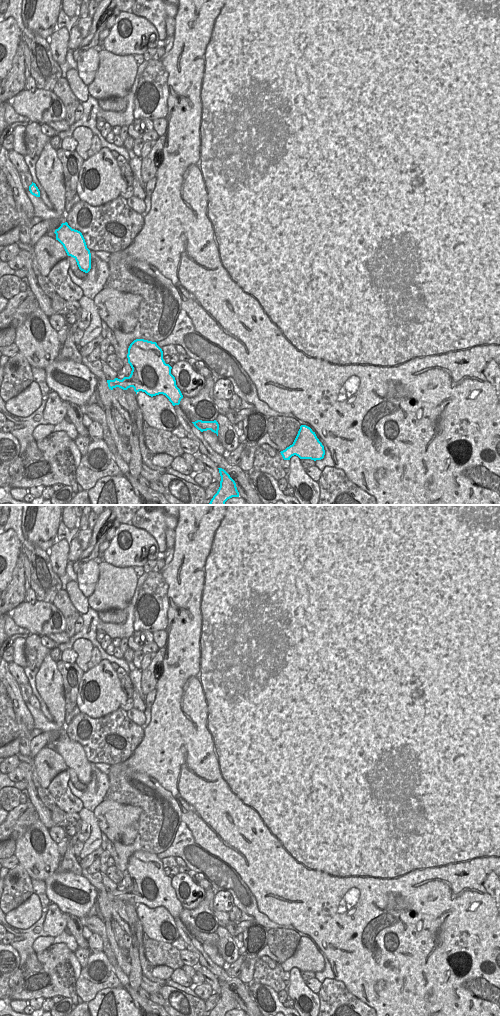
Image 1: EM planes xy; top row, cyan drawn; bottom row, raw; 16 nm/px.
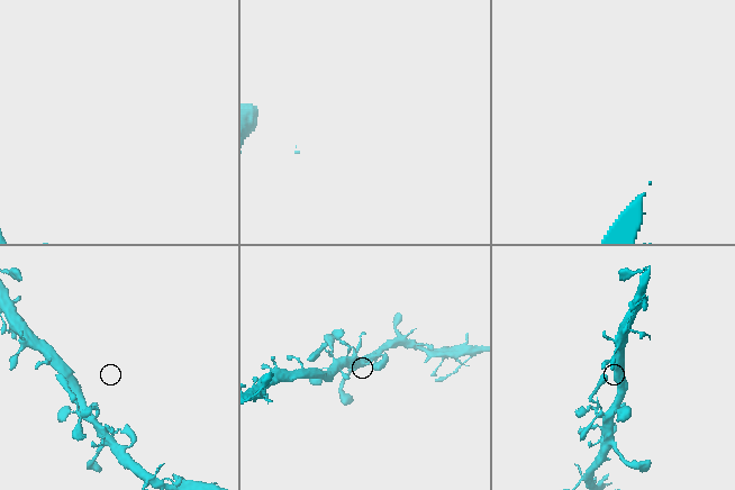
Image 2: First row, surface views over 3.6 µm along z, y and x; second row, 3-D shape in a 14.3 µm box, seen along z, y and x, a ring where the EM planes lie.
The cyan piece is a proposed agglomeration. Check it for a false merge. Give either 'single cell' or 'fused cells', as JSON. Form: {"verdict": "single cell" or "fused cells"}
{"verdict": "single cell"}

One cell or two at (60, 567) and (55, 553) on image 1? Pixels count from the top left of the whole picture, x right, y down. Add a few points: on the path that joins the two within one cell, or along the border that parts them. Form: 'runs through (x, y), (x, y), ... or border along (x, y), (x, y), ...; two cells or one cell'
runs through (59, 564), (58, 556); one cell

